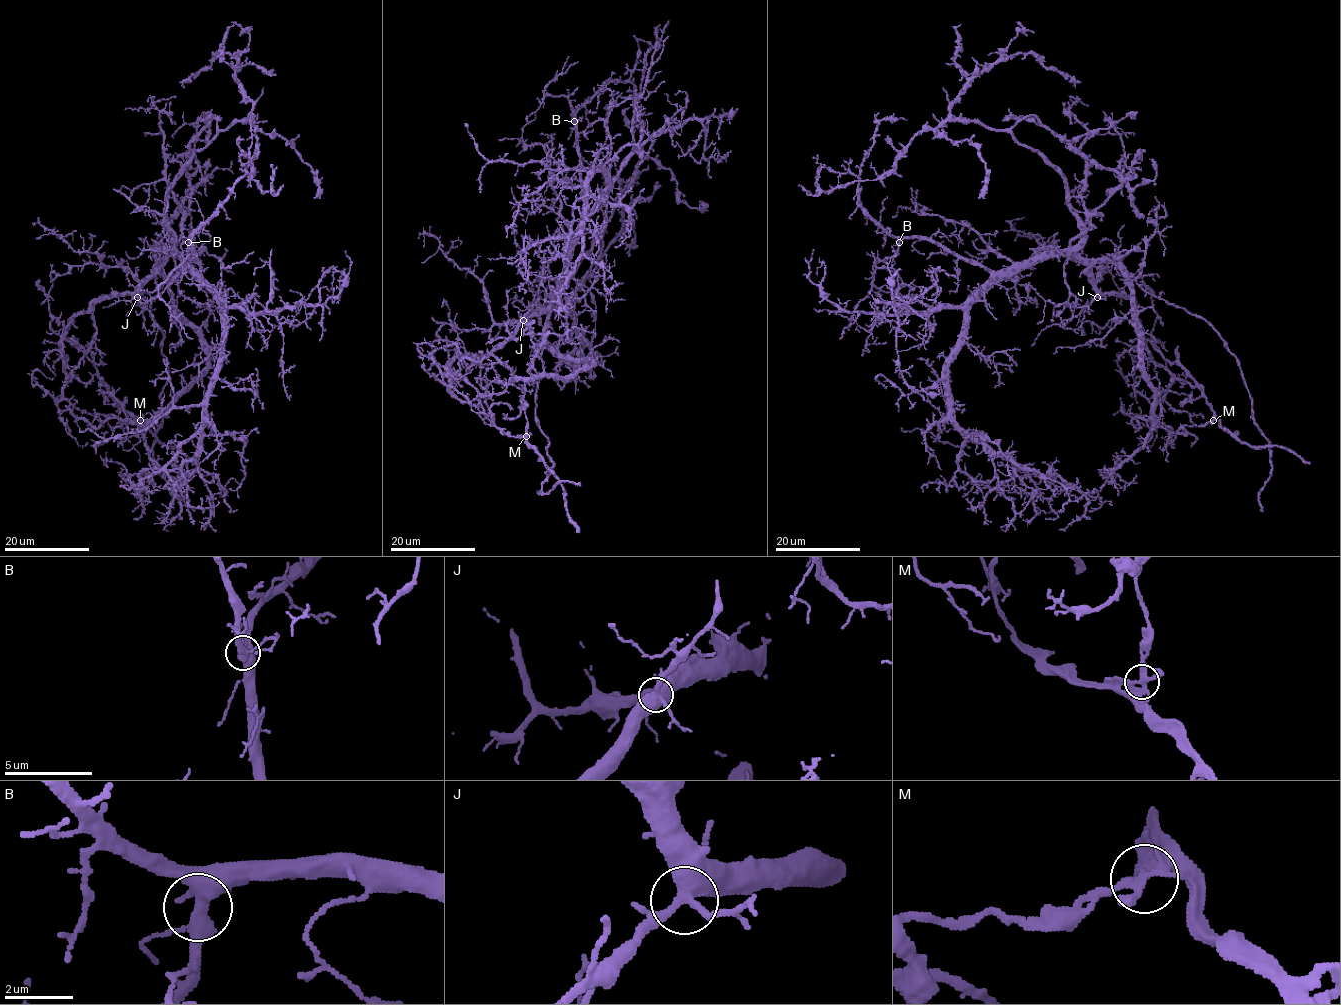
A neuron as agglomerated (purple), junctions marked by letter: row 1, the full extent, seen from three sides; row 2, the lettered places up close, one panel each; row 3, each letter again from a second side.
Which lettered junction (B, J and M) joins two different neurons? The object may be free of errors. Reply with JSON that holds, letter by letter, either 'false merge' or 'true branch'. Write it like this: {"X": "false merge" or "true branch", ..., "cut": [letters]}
{"B": "true branch", "J": "true branch", "M": "false merge", "cut": ["M"]}

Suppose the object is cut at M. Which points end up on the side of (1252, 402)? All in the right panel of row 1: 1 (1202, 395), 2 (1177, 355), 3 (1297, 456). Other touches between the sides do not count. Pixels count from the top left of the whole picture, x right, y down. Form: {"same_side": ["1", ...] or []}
{"same_side": []}

